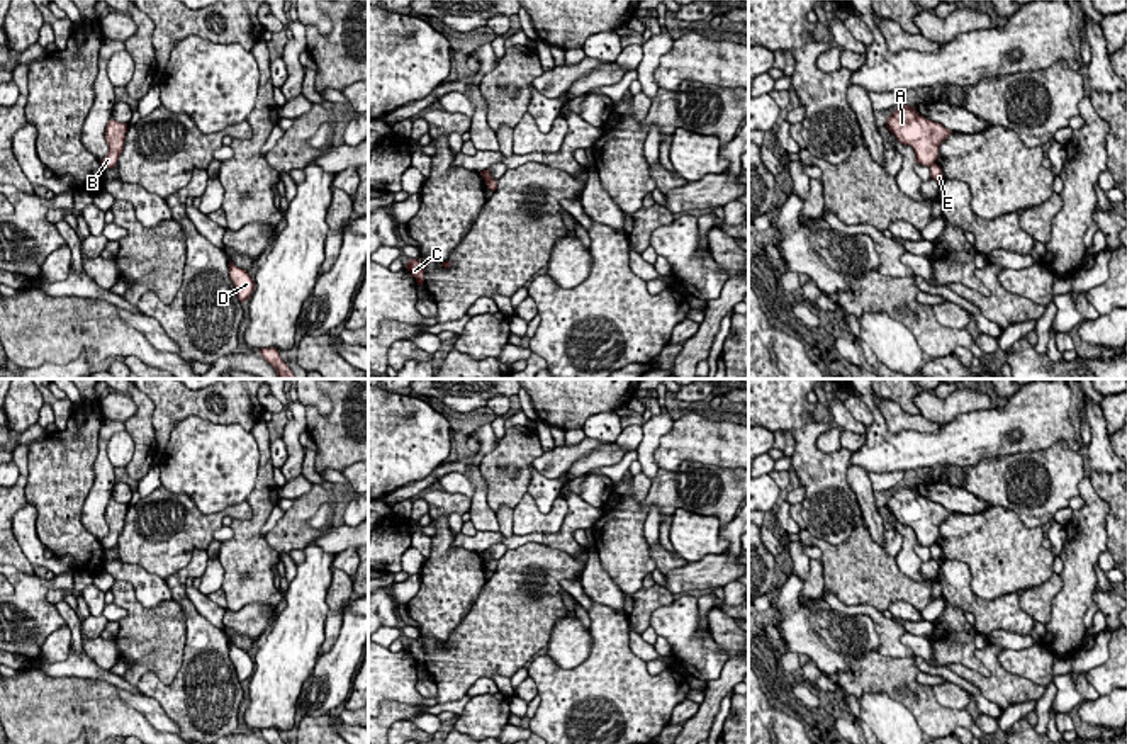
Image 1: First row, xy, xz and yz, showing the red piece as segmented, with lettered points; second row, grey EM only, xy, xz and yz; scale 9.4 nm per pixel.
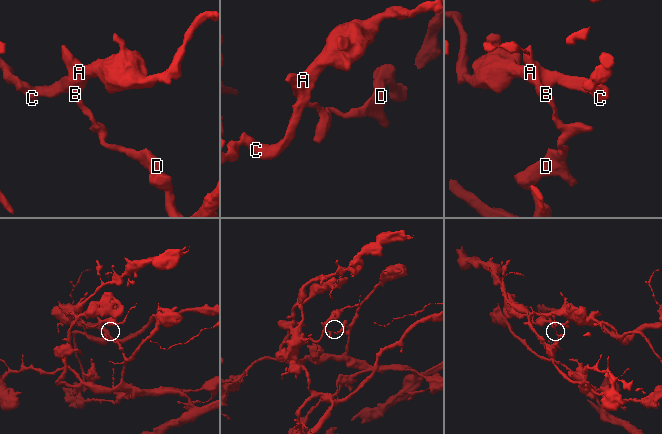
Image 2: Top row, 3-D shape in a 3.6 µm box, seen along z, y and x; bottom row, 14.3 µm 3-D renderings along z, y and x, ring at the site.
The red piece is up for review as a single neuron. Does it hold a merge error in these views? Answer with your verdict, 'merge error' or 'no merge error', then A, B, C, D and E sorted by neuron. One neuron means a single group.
merge error; groups A B C / D E

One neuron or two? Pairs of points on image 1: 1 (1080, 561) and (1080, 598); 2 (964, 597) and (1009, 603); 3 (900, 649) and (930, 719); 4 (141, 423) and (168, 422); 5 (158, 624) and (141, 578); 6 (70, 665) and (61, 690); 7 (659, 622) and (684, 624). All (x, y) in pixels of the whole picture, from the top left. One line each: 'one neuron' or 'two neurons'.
1: one neuron
2: one neuron
3: two neurons
4: two neurons
5: two neurons
6: two neurons
7: one neuron

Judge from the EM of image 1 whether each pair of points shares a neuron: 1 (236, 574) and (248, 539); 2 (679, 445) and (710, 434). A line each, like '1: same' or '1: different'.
1: same
2: same

